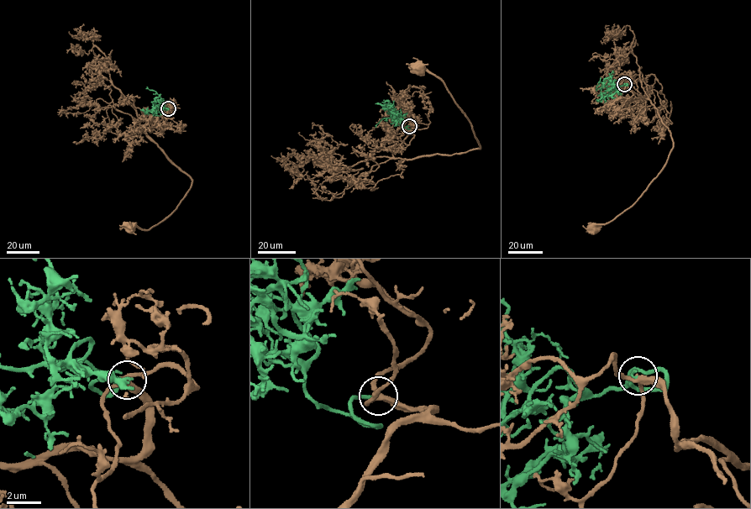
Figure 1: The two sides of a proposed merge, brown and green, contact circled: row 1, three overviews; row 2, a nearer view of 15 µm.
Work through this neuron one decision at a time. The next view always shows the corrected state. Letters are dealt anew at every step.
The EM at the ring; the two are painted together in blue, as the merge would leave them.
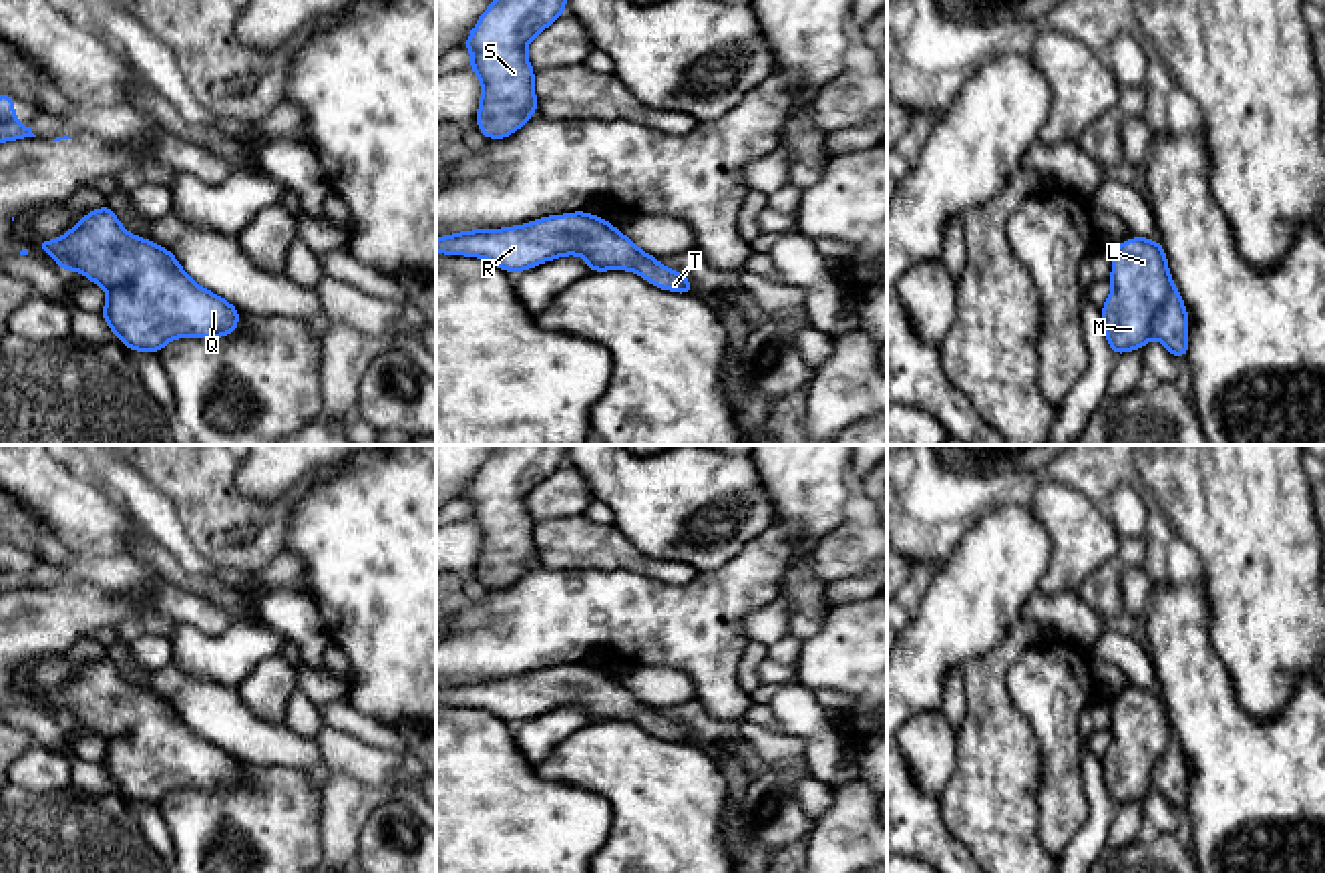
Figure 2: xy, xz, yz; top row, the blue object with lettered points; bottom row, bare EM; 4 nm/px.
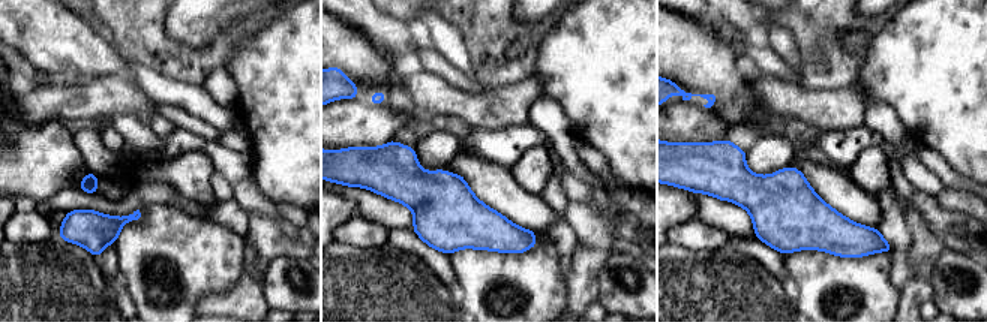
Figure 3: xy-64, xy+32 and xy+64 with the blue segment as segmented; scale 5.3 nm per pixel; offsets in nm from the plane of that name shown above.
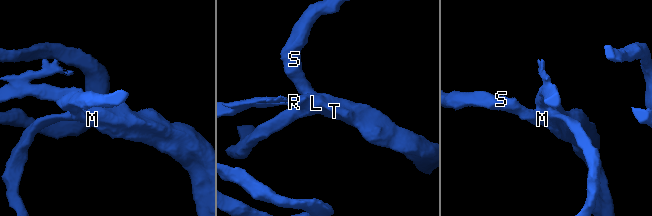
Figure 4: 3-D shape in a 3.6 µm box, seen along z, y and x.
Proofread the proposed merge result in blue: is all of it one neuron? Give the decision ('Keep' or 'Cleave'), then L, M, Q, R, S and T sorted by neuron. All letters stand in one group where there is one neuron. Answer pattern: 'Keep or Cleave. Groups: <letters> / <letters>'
Keep. Groups: L M Q R S T

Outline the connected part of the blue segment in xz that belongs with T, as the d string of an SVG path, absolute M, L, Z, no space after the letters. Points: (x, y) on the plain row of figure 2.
M585 662L549 666L519 678L472 680L438 688L436 704L481 708L505 722L523 722L575 704L591 722L631 720L657 738L694 744L690 728L661 716L609 672Z

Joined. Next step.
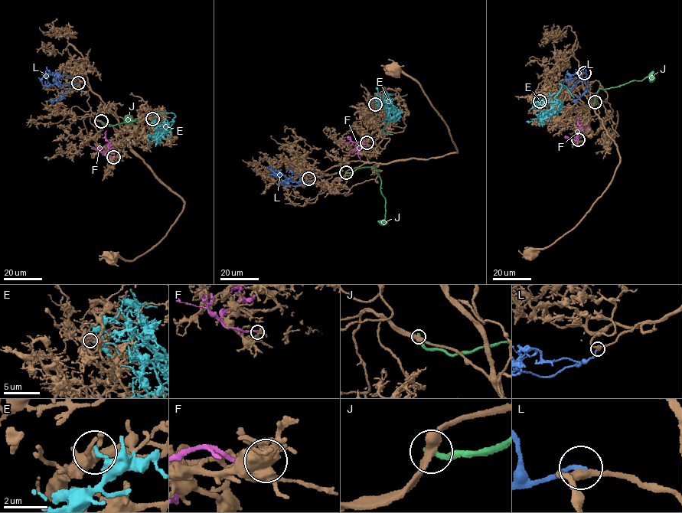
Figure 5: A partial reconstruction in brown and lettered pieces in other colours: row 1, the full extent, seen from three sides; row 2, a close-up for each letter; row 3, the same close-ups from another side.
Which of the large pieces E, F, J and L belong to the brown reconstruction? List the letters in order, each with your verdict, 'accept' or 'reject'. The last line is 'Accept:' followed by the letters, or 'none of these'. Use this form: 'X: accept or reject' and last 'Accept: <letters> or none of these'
E: reject
F: reject
J: reject
L: accept
Accept: L

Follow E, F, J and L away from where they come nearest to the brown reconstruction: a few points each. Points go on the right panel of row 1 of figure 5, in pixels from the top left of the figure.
E: (540, 101), (540, 105), (557, 101), (555, 97), (562, 86), (560, 83), (559, 86), (566, 86), (573, 97)
F: (578, 139), (574, 141), (581, 127), (577, 115)
J: (595, 102), (597, 104), (595, 96), (600, 88), (616, 87), (649, 76), (650, 80)
L: (584, 73), (585, 74), (586, 68), (582, 72), (582, 69), (578, 73), (571, 74), (569, 79), (566, 74)

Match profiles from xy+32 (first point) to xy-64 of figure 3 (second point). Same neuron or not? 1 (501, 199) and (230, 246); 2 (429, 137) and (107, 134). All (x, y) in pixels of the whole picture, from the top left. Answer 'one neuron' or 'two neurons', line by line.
1: two neurons
2: one neuron

